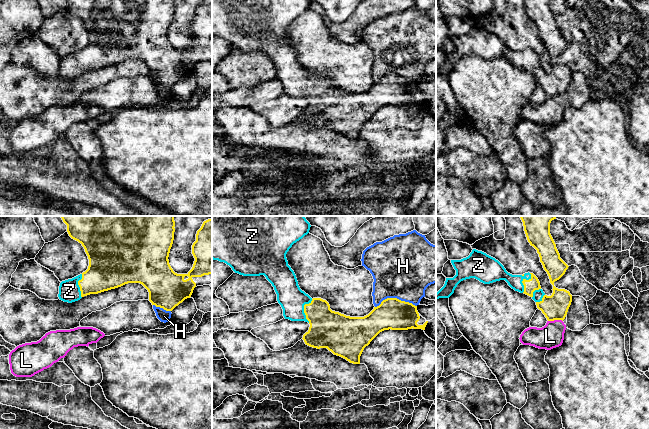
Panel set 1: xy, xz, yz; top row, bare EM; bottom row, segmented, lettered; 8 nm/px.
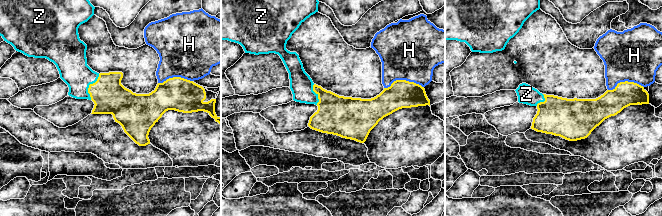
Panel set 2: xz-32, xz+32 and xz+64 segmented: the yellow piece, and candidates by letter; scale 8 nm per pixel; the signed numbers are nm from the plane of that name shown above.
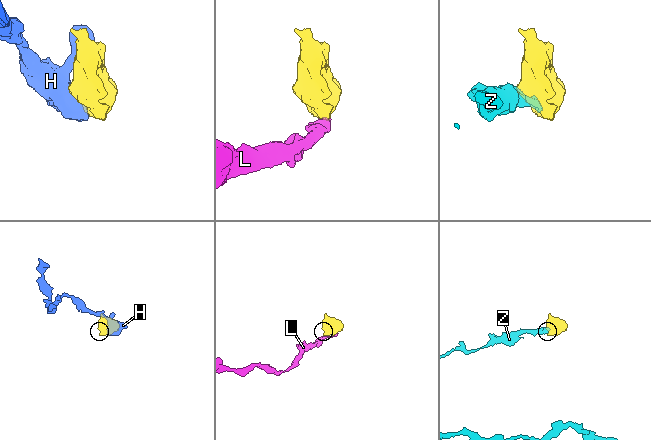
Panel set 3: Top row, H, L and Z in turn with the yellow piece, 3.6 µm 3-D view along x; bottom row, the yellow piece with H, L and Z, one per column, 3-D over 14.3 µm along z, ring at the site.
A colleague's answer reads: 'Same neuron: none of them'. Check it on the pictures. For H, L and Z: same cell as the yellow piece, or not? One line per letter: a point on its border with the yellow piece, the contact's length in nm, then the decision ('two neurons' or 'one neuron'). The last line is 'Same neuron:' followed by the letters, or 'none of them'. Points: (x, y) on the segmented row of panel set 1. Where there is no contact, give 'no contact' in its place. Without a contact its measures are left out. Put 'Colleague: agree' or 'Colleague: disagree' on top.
Colleague: disagree
H: xz (395, 298) | 340 nm | two neurons
L: yz (555, 319) | 120 nm | two neurons
Z: xz (304, 310) | 190 nm | one neuron
Same neuron: Z

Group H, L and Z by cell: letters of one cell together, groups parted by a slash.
H / L / Z

